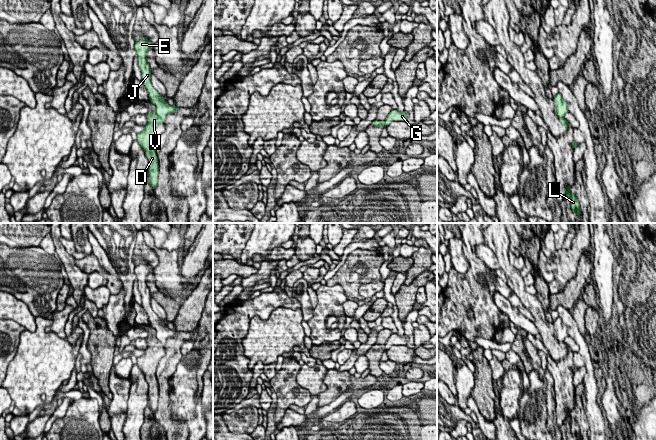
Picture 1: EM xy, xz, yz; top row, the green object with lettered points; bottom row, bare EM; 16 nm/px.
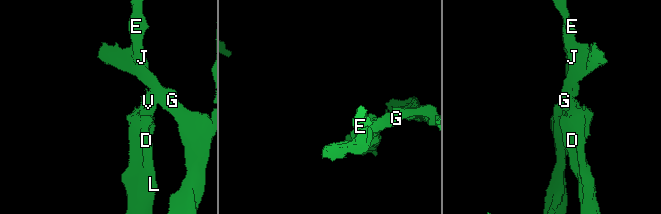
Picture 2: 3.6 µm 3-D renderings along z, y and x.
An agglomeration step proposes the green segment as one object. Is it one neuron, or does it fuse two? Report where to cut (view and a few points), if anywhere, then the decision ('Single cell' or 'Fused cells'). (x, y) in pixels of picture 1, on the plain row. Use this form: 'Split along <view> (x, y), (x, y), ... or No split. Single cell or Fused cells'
Split along xy (155, 335), (163, 345). Fused cells

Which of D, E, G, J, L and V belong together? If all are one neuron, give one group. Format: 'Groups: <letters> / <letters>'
Groups: D L V / E G J

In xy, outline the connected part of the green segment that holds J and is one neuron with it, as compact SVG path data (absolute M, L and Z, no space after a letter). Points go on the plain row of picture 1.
M141 263L135 266L134 272L136 274L136 281L138 283L138 290L142 298L142 307L145 309L148 317L150 326L156 330L156 338L163 344L170 337L174 337L179 332L177 330L171 330L167 327L164 321L162 321L151 307L151 293L147 285L147 276L153 271L153 267L146 263Z

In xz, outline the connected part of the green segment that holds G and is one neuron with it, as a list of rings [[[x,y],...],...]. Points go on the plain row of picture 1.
[[[392,334],[385,344],[385,350],[388,350],[392,345],[406,345],[408,340],[407,335],[399,336],[398,334]]]

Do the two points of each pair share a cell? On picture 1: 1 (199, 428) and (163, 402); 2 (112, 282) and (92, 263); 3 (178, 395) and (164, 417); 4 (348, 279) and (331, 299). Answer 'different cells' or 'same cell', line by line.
1: different cells
2: same cell
3: different cells
4: different cells

